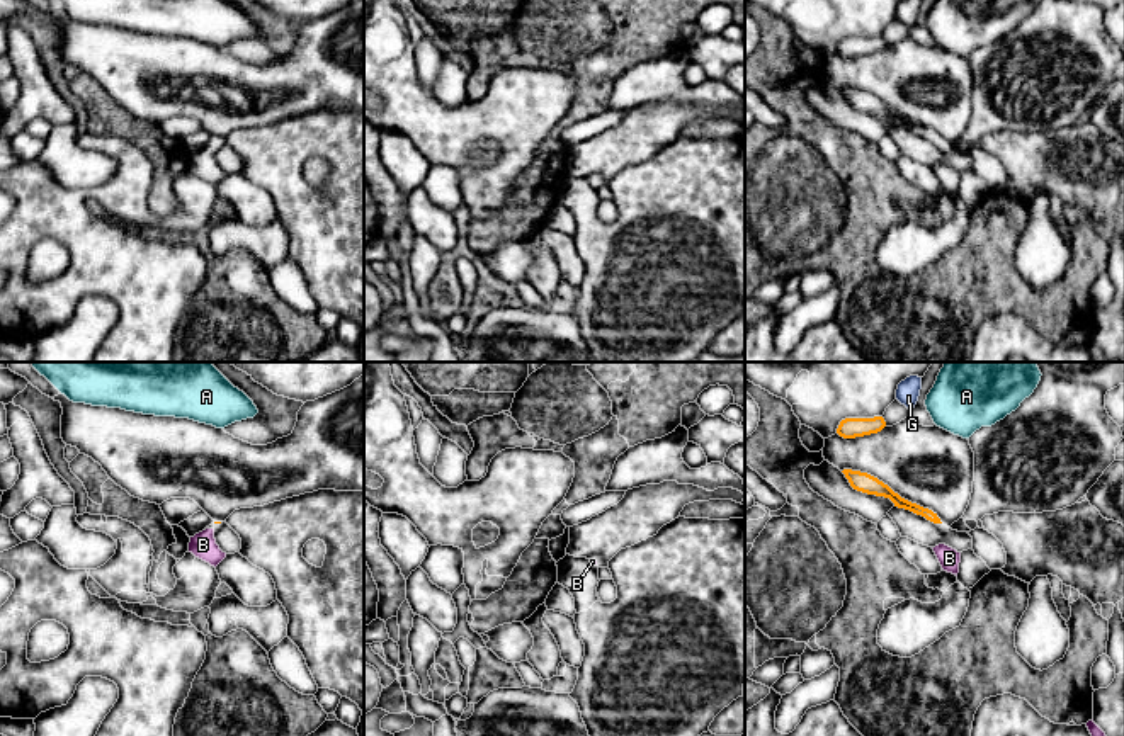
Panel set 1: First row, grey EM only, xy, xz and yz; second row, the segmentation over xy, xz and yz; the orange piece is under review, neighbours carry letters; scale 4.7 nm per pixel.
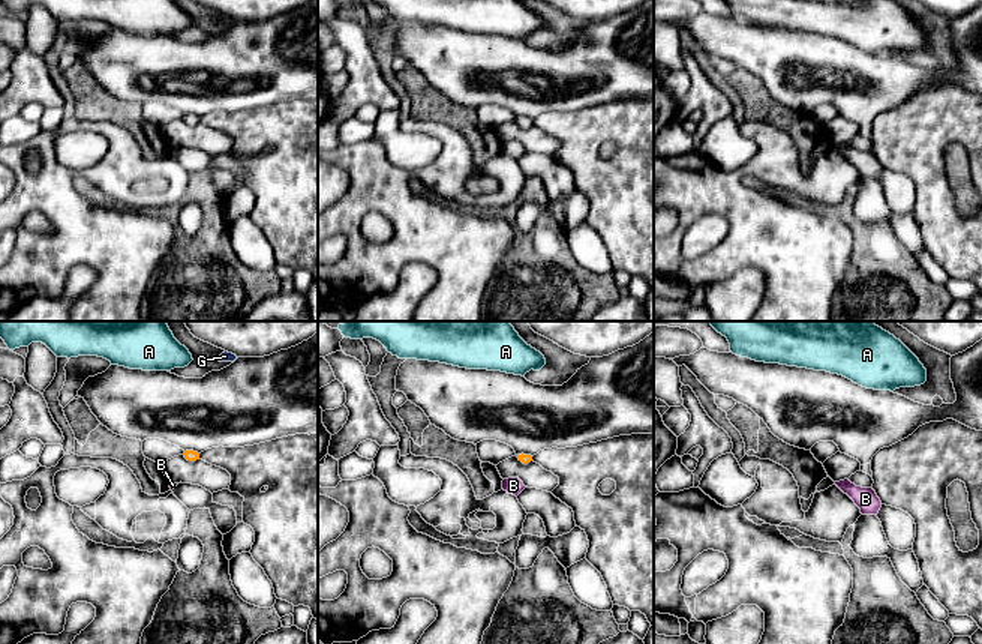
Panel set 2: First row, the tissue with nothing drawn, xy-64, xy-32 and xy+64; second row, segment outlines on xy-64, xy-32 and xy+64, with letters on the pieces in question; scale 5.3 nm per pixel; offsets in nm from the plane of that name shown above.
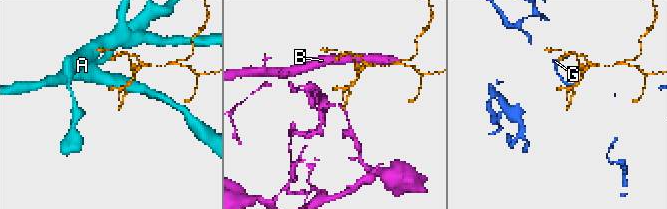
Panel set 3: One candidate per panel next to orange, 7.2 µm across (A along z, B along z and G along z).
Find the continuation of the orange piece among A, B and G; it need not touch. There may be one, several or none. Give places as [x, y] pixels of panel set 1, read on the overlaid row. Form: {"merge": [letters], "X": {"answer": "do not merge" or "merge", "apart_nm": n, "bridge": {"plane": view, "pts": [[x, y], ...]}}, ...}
{"merge": ["B"], "A": {"answer": "do not merge", "apart_nm": 200, "bridge": {"plane": "yz", "pts": [[885, 422], [927, 410]]}}, "B": {"answer": "merge", "apart_nm": 100, "bridge": {"plane": "yz", "pts": [[939, 522], [939, 544]]}}, "G": {"answer": "do not merge", "apart_nm": 110, "bridge": {"plane": "yz", "pts": [[881, 417], [898, 400]]}}}

